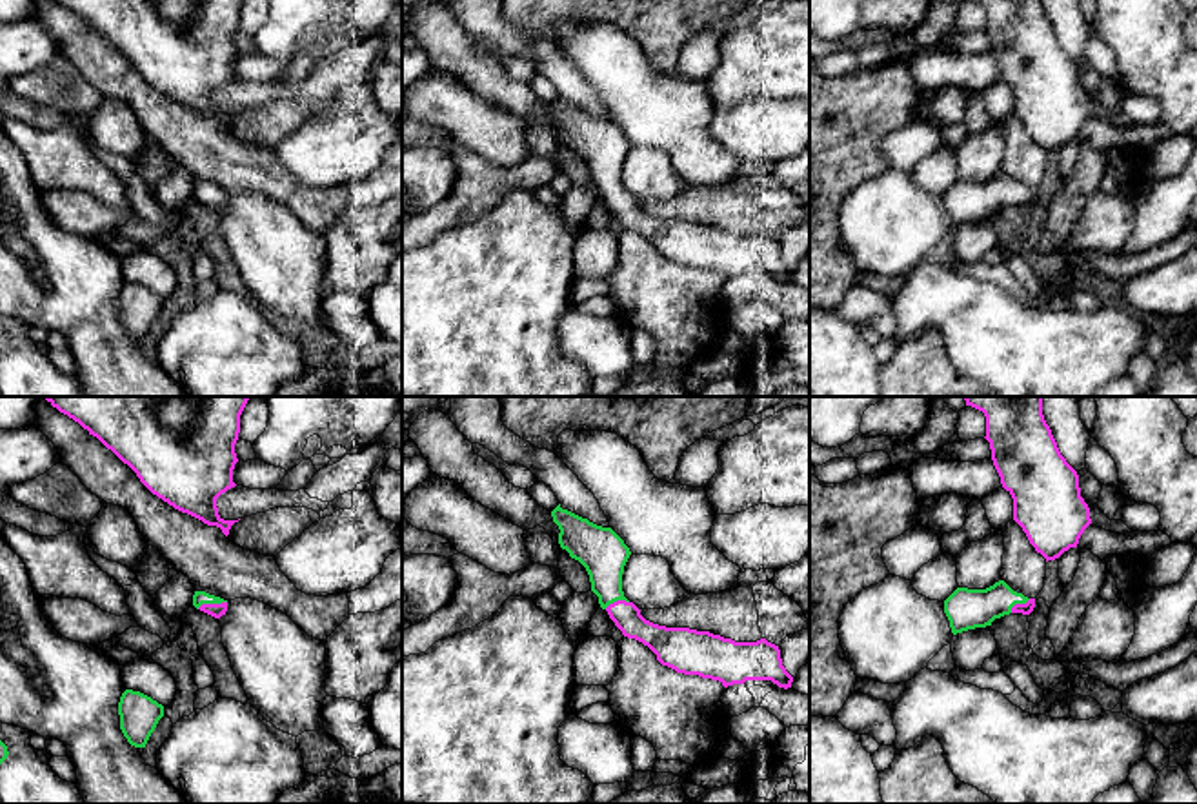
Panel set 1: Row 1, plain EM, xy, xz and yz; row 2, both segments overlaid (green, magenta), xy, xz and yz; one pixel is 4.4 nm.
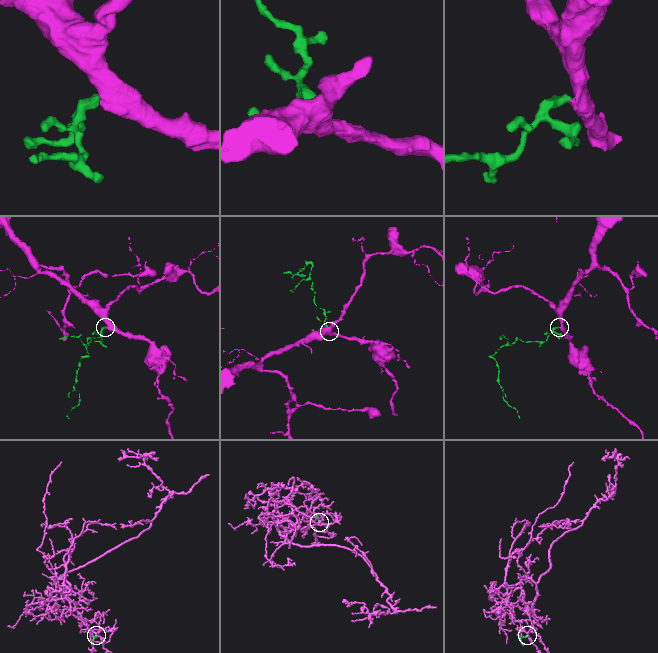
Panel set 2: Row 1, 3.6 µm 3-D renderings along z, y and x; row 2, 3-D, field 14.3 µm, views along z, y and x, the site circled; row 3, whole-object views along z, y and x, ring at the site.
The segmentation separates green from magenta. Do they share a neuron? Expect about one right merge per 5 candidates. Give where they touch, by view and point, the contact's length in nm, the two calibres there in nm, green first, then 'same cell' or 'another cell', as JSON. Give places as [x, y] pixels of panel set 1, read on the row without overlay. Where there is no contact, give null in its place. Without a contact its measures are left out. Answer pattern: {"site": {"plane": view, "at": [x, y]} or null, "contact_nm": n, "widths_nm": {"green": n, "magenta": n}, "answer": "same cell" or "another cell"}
{"site": {"plane": "xy", "at": [211, 195]}, "contact_nm": 140, "widths_nm": {"green": 60, "magenta": 60}, "answer": "same cell"}

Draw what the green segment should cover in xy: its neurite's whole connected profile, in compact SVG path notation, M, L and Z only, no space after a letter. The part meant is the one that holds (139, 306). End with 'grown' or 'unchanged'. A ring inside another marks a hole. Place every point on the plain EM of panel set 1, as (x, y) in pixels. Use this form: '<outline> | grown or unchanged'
M126 282L118 295L120 322L135 340L146 340L158 313L164 309L164 298L151 289Z | unchanged

